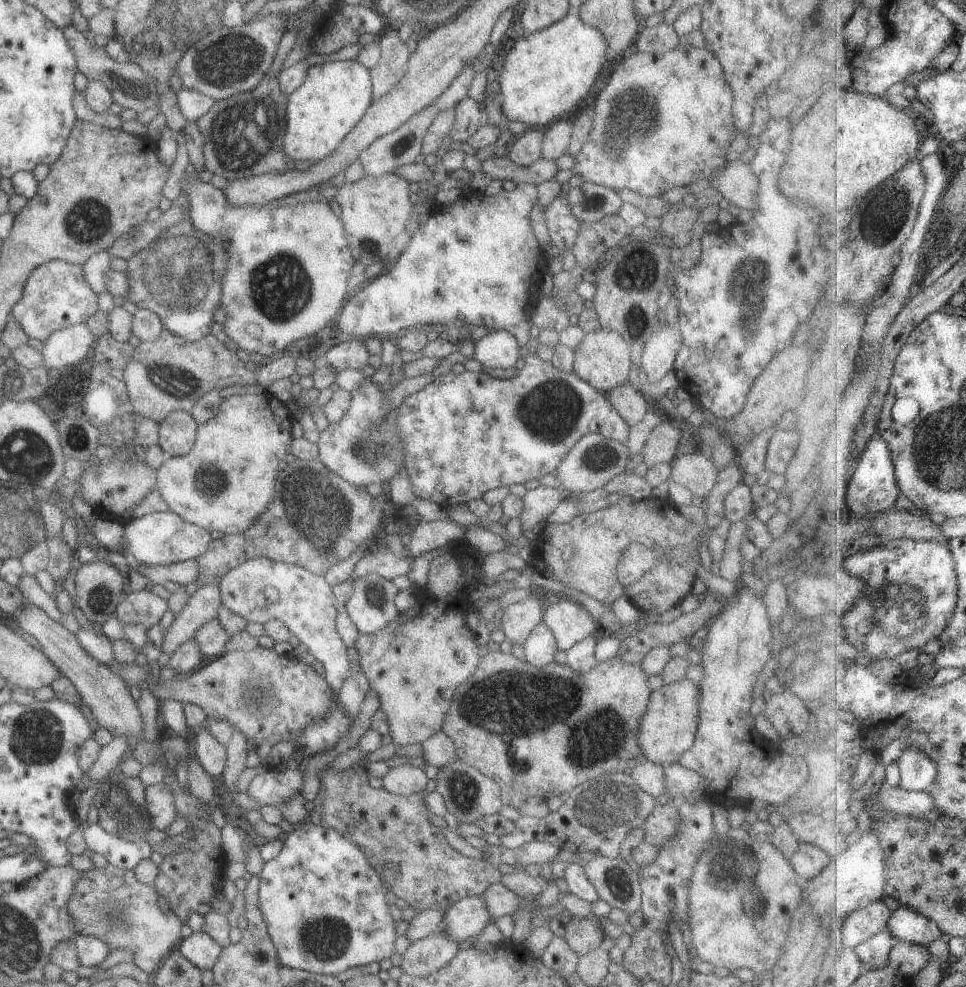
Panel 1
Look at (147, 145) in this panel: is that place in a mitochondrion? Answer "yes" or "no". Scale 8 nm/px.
no

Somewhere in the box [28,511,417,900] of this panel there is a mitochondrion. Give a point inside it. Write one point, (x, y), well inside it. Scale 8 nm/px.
(112, 802)

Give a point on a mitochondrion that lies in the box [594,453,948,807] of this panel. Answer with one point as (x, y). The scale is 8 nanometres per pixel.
(905, 606)

